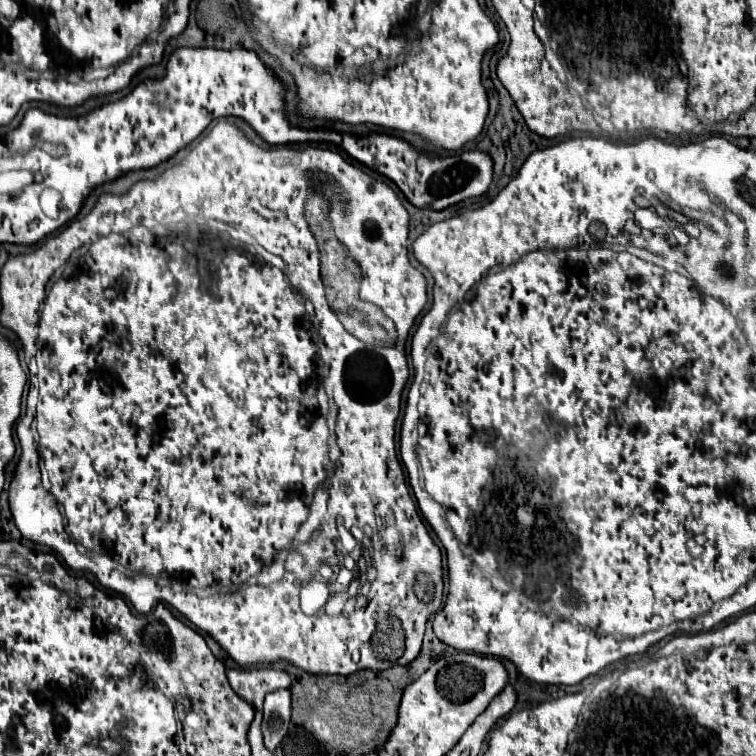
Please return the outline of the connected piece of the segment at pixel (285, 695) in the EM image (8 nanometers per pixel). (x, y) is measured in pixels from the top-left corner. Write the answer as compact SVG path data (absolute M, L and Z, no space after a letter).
M278 689L266 695L264 699L264 721L262 721L262 733L264 743L270 751L274 751L282 737L288 731L290 723L290 689Z

